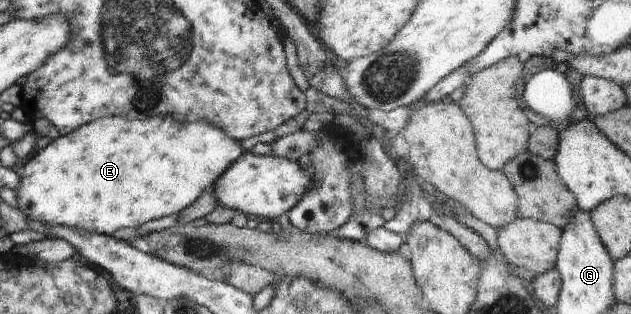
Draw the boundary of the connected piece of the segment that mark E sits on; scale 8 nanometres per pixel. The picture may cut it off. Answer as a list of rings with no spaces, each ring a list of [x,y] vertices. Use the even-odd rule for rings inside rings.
[[[111,116],[101,118],[98,121],[88,123],[88,126],[80,126],[70,134],[61,135],[50,142],[44,149],[40,149],[36,156],[32,156],[31,160],[22,168],[22,176],[20,176],[20,188],[16,190],[16,199],[18,208],[33,221],[39,221],[41,224],[52,224],[52,226],[68,226],[68,228],[76,228],[76,230],[86,230],[86,232],[100,232],[104,236],[112,236],[116,230],[120,228],[135,228],[142,226],[150,220],[158,220],[162,216],[170,216],[180,213],[184,208],[190,206],[200,194],[214,182],[220,178],[220,174],[224,174],[228,170],[228,166],[234,164],[245,151],[242,150],[242,144],[239,140],[232,140],[228,134],[224,134],[224,130],[220,130],[218,126],[212,126],[206,120],[198,120],[198,122],[180,122],[172,116],[151,116],[150,118],[141,118],[140,120],[128,120],[121,116]]]

